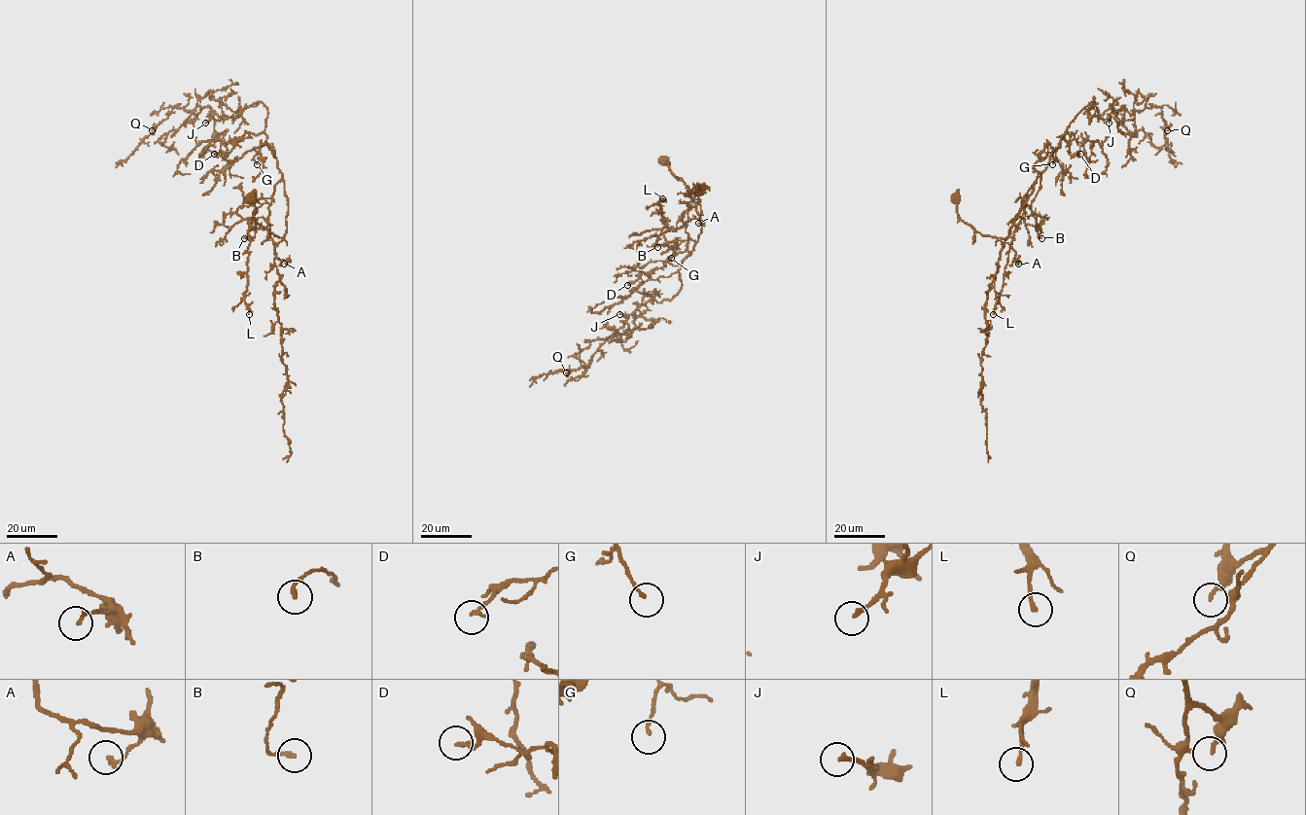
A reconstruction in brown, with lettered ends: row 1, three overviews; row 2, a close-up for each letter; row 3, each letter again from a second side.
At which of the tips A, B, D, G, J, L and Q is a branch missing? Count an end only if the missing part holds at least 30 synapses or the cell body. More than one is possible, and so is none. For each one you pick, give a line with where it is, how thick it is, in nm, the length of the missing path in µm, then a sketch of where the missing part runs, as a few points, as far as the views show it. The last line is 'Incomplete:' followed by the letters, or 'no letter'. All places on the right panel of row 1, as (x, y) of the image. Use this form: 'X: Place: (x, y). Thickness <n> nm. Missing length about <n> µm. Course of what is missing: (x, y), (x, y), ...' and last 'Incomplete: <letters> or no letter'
Incomplete: no letter

